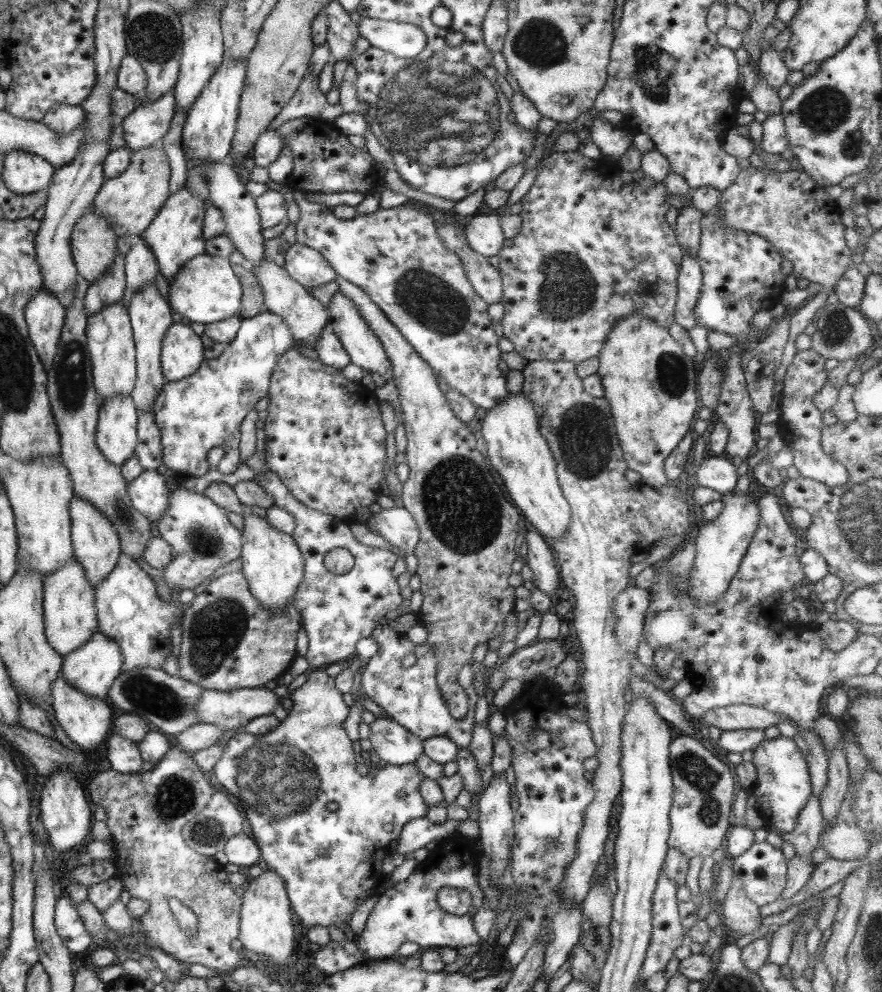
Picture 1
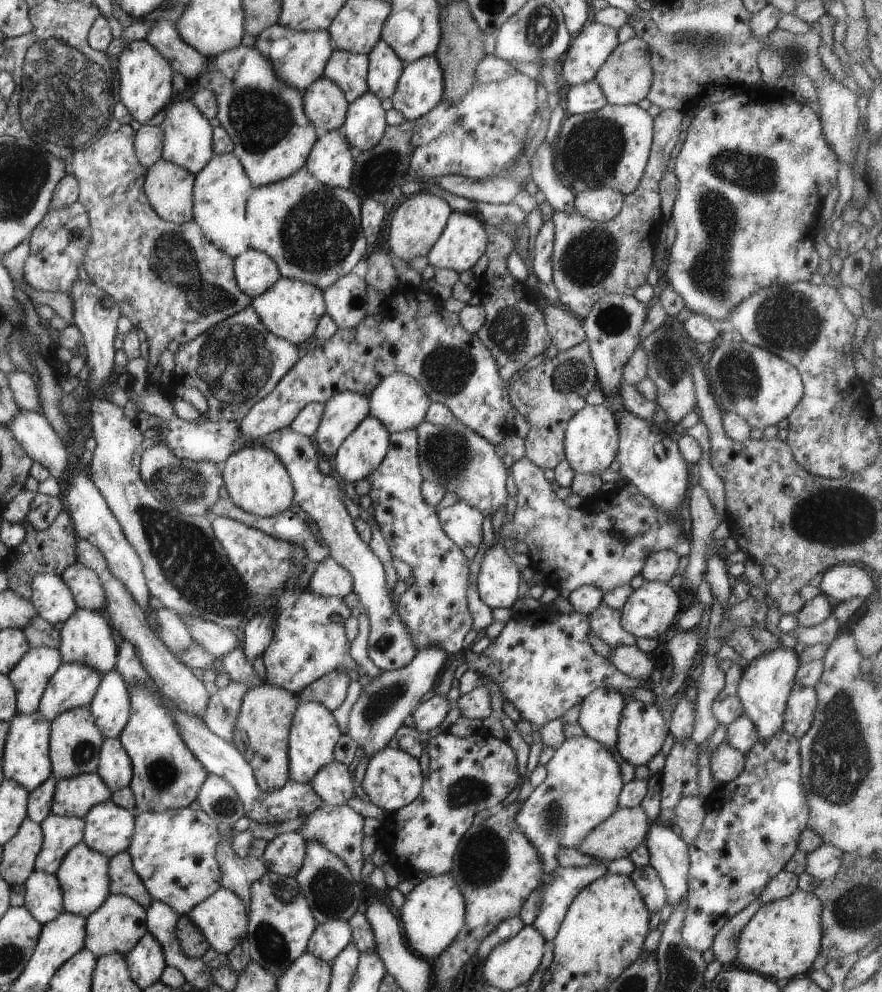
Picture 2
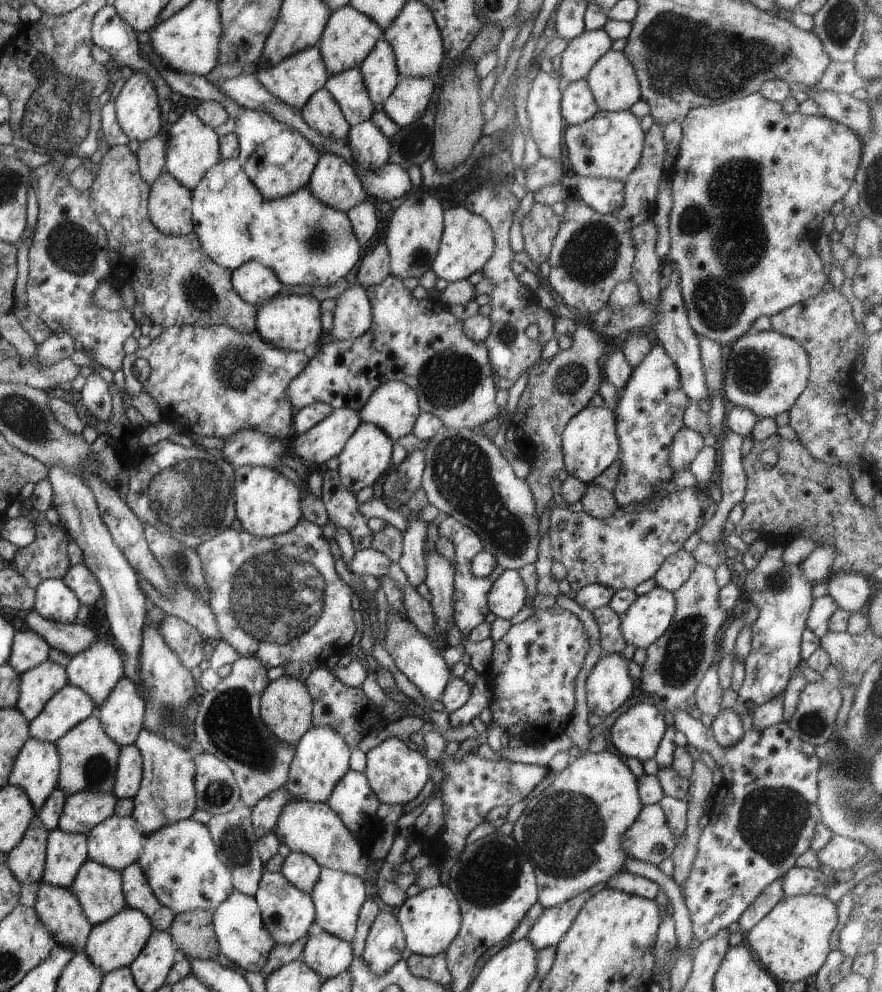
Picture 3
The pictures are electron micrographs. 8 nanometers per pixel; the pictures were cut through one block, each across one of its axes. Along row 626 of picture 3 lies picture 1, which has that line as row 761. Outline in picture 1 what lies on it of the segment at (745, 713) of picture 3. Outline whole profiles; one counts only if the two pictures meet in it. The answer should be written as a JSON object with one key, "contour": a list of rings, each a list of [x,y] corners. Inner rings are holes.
{"contour":[[[777,733],[773,739],[763,739],[753,750],[751,764],[755,767],[756,778],[749,789],[760,805],[763,820],[775,832],[791,832],[797,824],[799,809],[803,808],[809,798],[810,776],[801,751],[791,738]]]}

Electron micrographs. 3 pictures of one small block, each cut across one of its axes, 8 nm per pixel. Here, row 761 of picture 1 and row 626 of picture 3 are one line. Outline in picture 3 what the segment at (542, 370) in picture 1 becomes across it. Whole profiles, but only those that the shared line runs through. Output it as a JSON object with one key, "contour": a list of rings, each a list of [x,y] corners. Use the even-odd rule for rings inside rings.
{"contour":[[[609,605],[596,608],[592,612],[593,618],[599,628],[599,644],[602,653],[619,653],[625,648],[626,640],[621,634],[621,619]]]}

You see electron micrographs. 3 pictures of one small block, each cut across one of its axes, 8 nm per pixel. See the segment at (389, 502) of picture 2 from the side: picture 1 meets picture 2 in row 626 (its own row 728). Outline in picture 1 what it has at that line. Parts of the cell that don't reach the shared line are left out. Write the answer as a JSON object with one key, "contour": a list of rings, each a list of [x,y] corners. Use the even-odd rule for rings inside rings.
{"contour":[[[377,625],[370,634],[378,644],[378,649],[361,672],[360,685],[364,690],[364,697],[369,698],[380,706],[399,726],[406,728],[421,742],[432,736],[442,736],[452,740],[459,749],[467,748],[472,737],[473,710],[477,694],[473,689],[472,675],[475,668],[472,661],[464,664],[457,673],[456,683],[467,695],[468,707],[465,716],[460,719],[453,718],[449,712],[446,700],[437,688],[435,680],[436,658],[434,648],[424,643],[412,644],[405,633],[394,632],[385,625]],[[407,654],[414,654],[416,662],[412,667],[401,666],[401,659]]]}

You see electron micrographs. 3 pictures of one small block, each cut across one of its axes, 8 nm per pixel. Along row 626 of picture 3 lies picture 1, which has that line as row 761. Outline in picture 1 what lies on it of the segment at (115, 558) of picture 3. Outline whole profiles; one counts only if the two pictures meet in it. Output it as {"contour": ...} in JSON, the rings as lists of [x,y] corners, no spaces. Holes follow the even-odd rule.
{"contour":[[[115,734],[107,739],[106,758],[110,768],[120,773],[137,773],[143,762],[137,743]]]}

